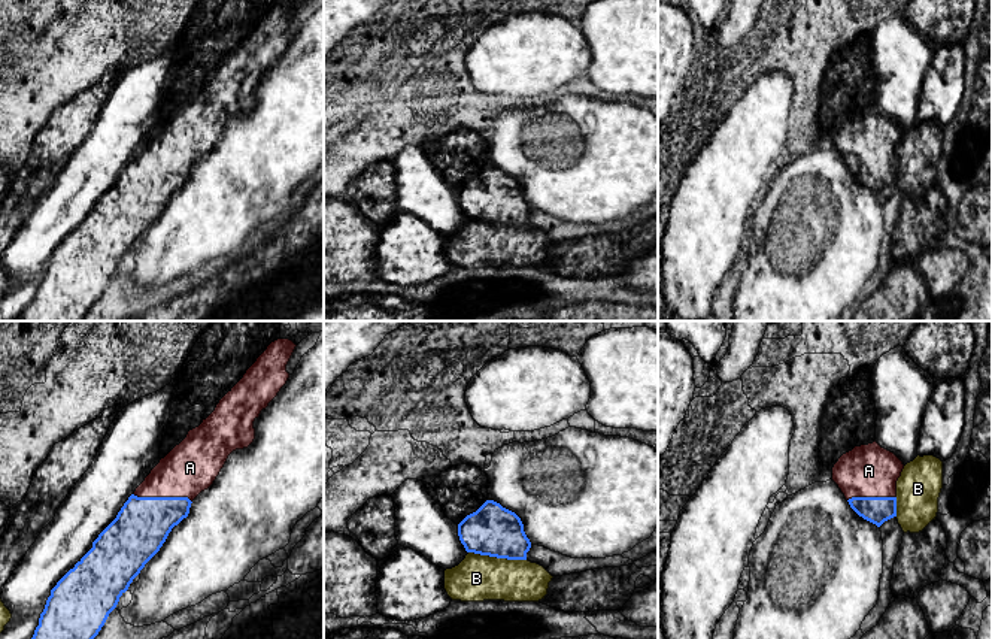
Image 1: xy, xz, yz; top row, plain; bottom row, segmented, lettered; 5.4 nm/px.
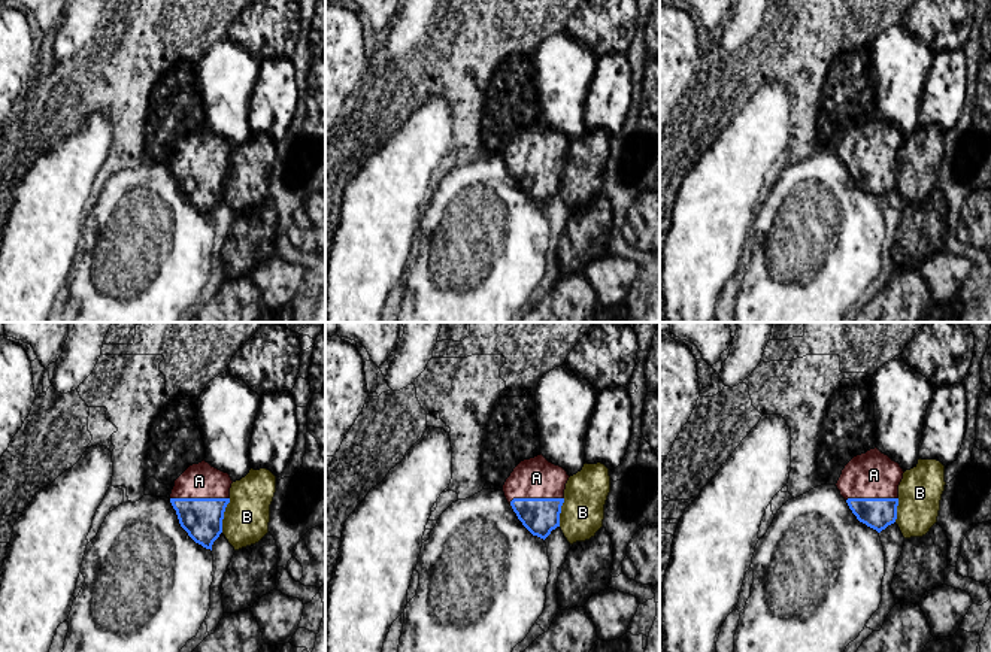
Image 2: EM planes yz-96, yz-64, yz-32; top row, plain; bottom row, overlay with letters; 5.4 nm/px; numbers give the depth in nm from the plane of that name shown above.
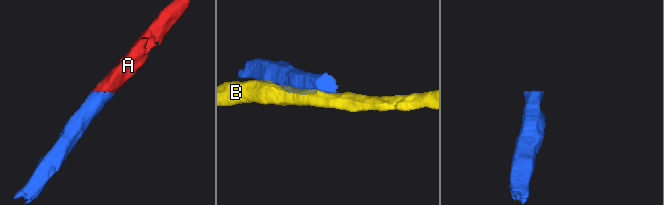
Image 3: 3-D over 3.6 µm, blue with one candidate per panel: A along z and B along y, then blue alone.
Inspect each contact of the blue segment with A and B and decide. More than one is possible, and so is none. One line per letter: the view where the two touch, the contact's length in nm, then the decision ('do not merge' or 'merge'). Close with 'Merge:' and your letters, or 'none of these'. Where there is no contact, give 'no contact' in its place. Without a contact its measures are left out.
A: meets blue in xy; contact 320 nm long; merge
B: meets blue in xz; contact 320 nm long; do not merge
Merge: A

